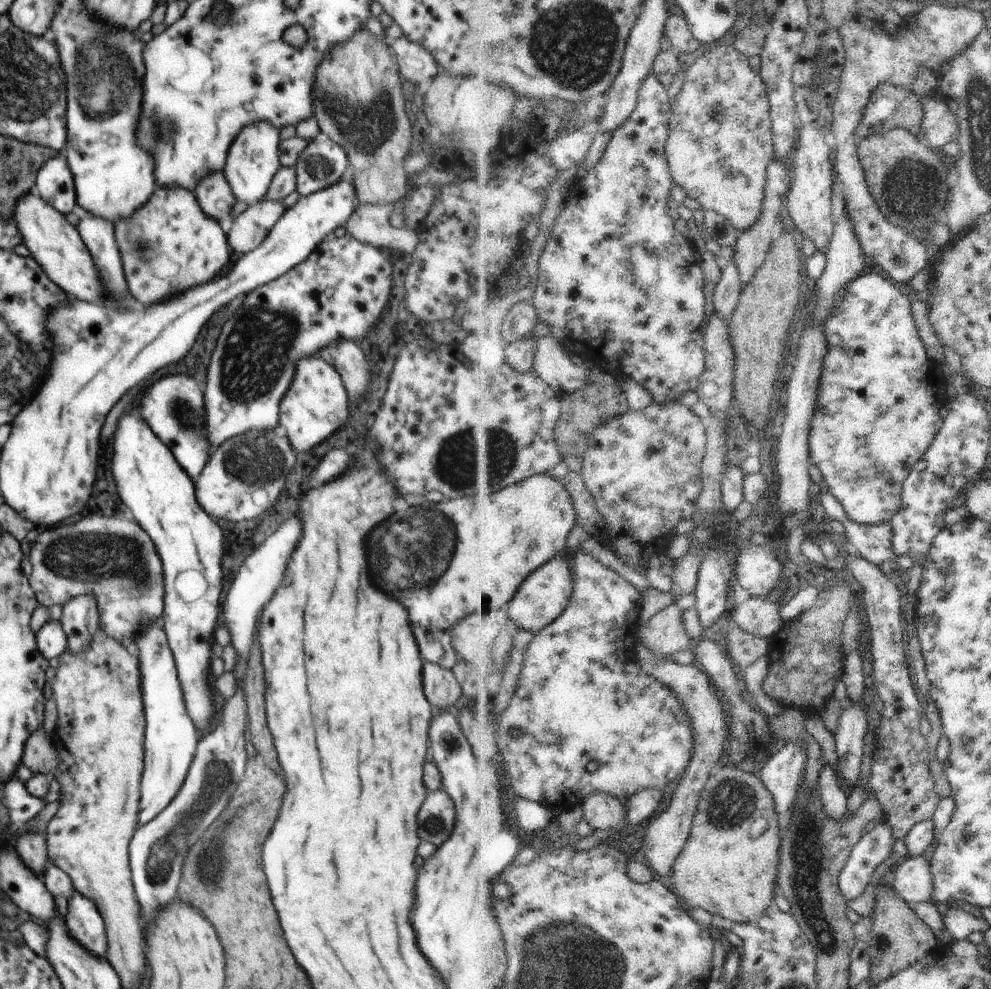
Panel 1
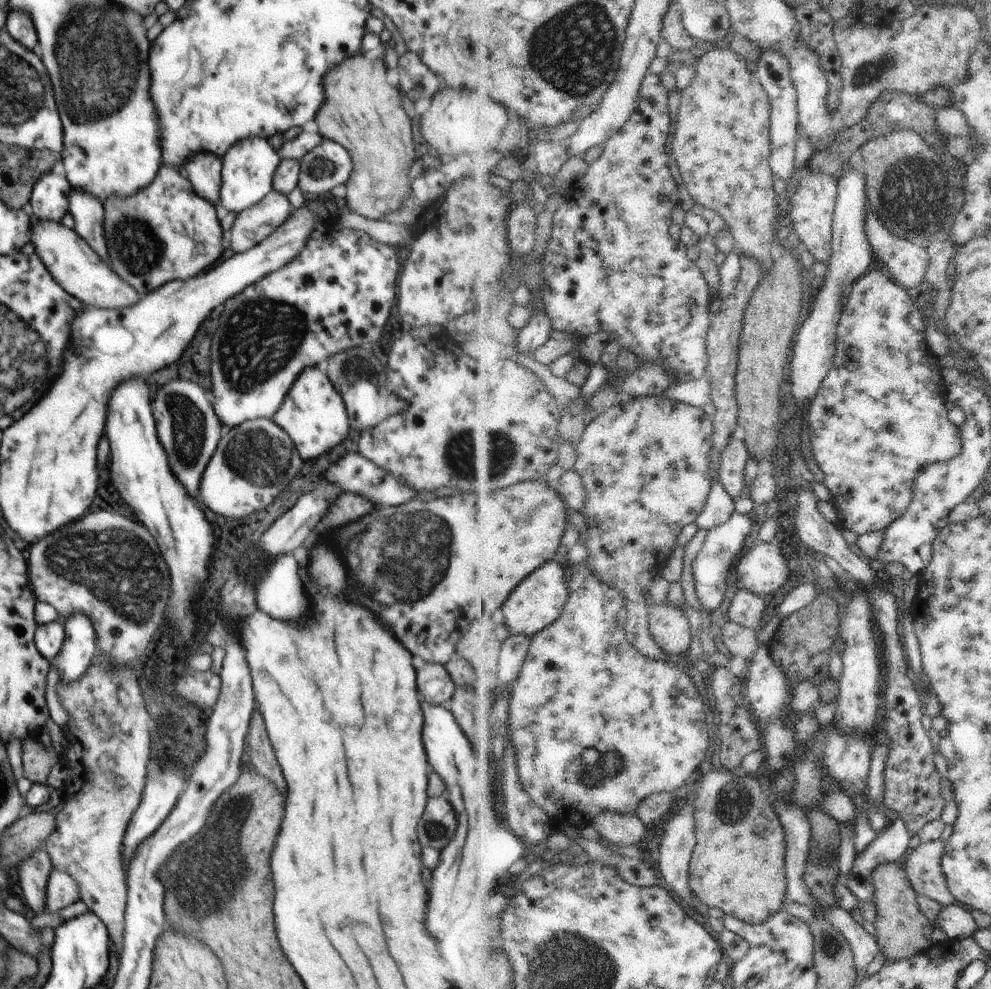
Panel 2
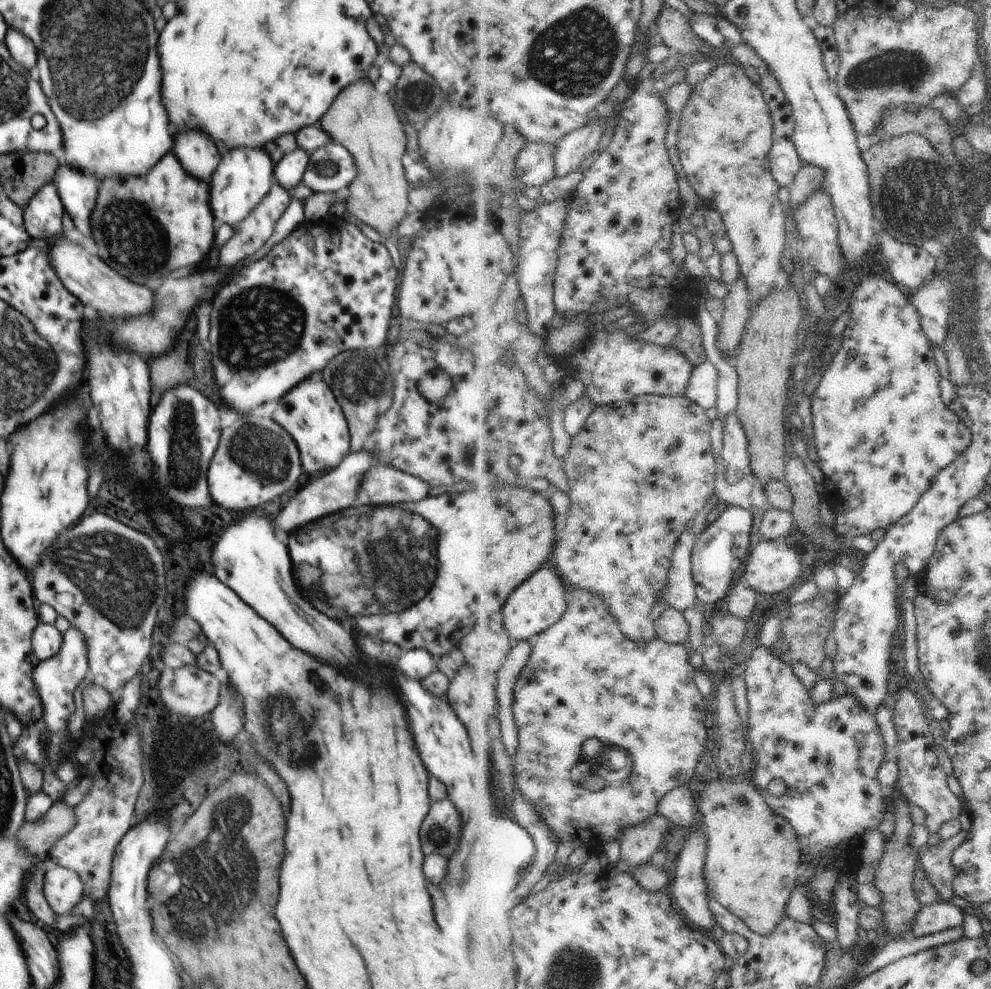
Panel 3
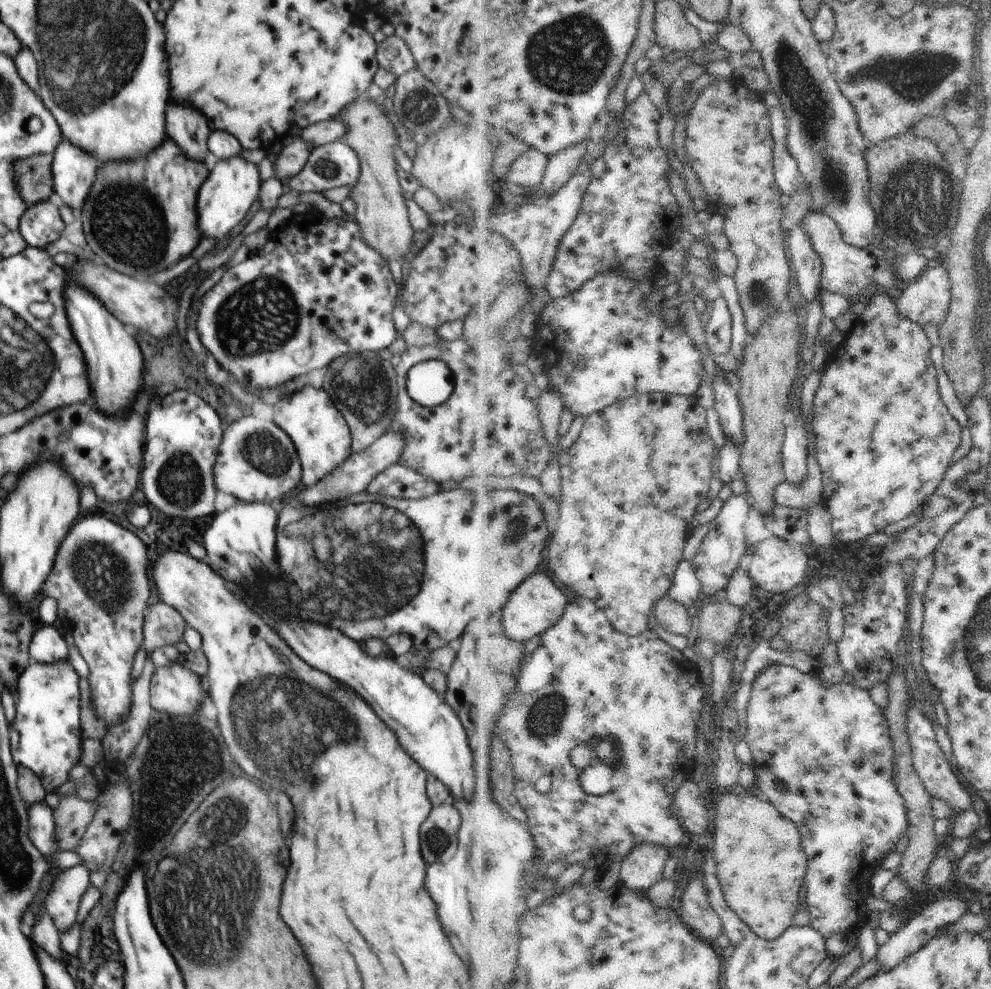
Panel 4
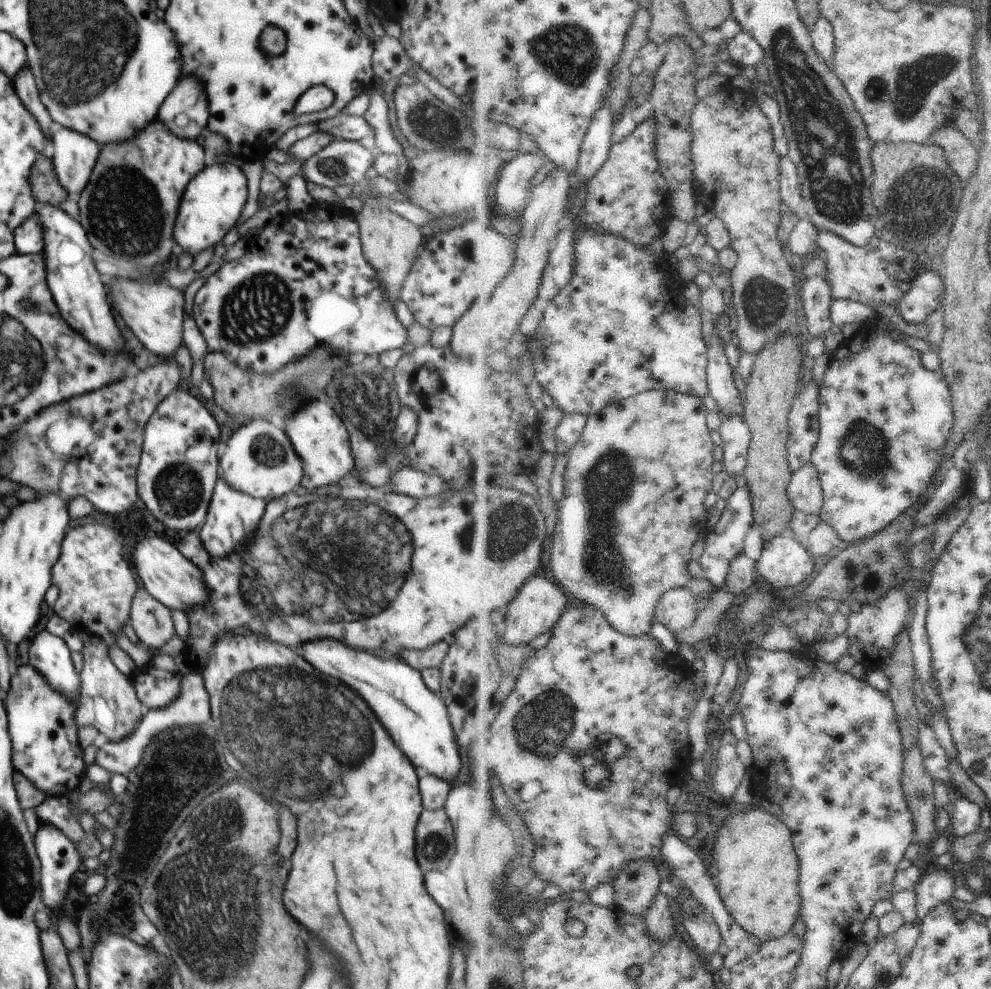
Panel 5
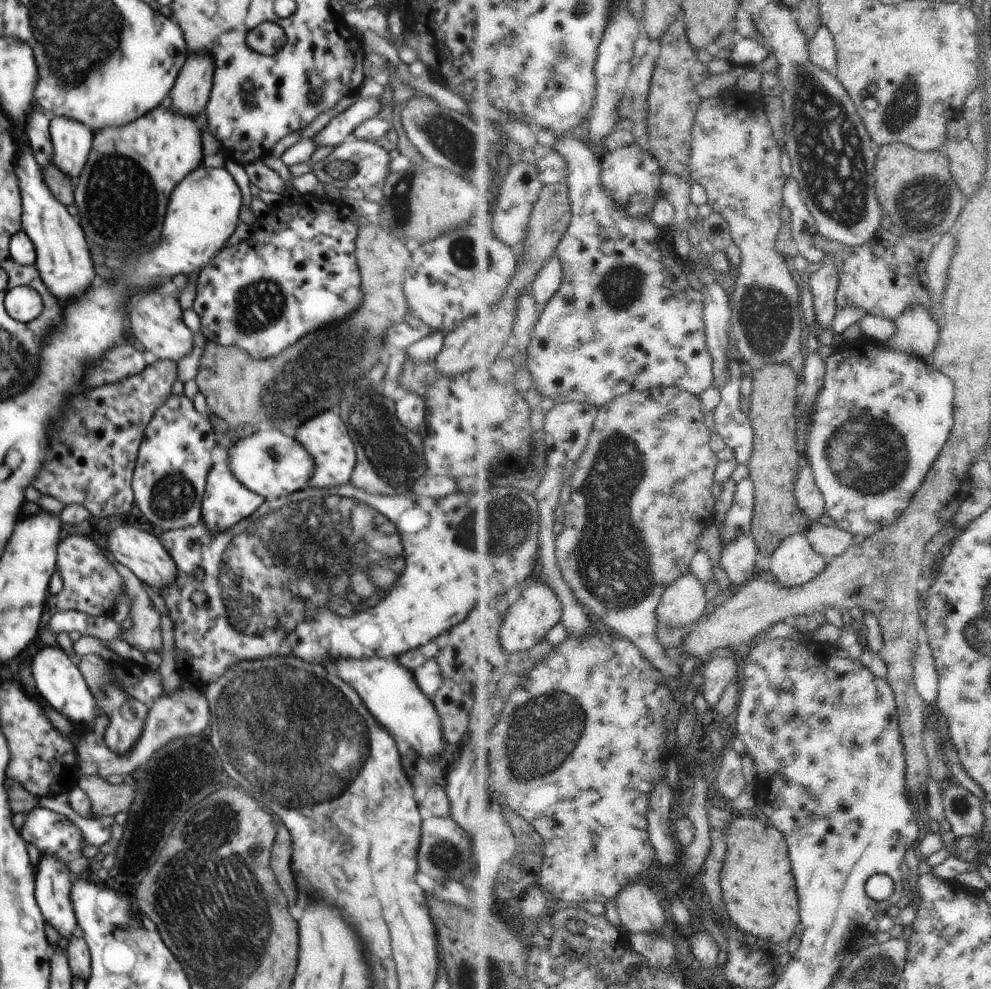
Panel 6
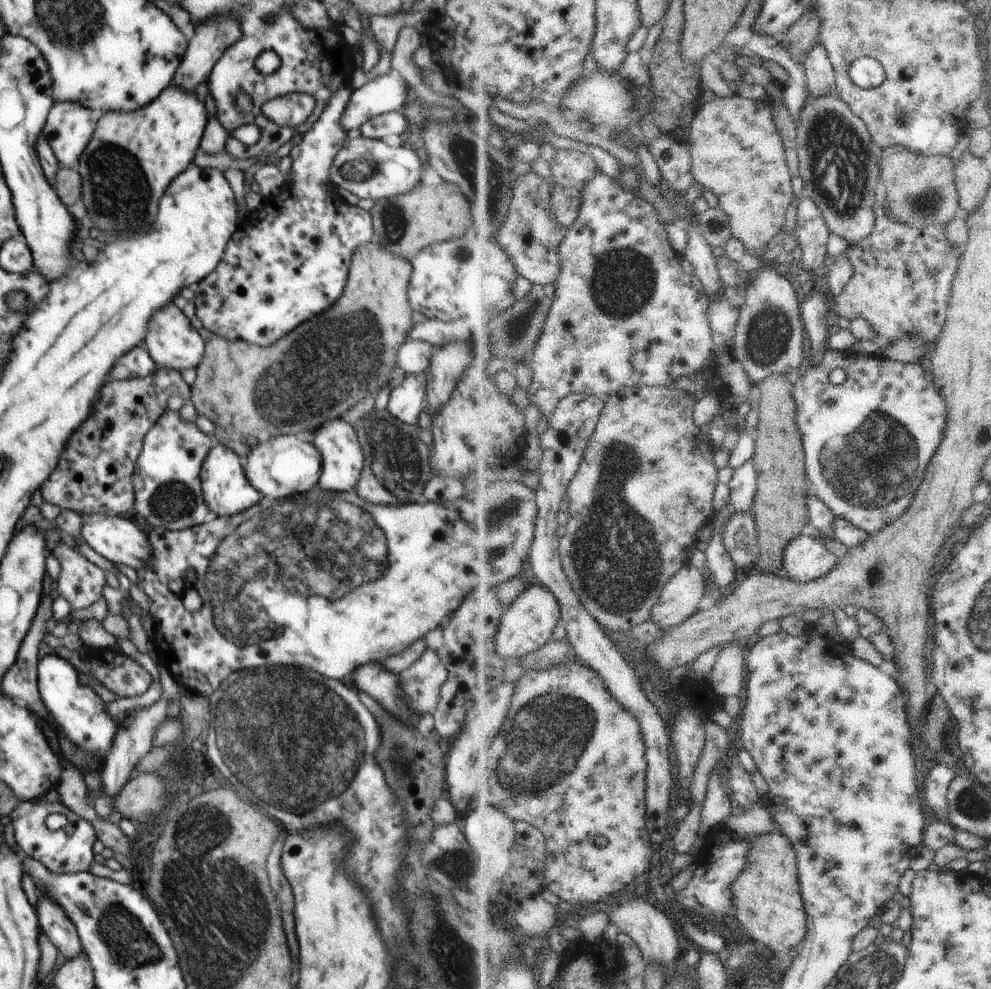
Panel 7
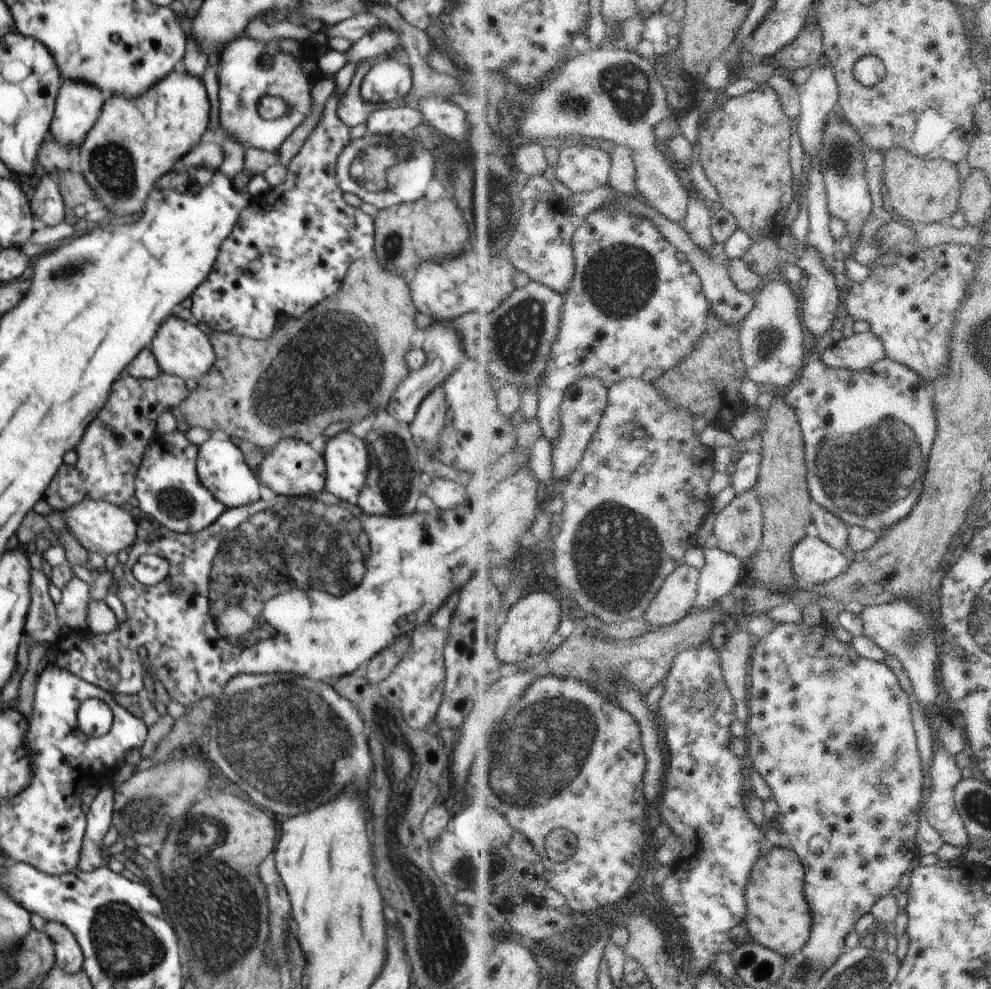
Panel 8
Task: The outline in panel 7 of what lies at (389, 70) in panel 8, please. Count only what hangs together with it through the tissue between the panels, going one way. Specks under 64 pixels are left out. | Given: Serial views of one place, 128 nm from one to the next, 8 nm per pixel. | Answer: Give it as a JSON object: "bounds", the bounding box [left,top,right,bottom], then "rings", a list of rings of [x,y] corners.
{"bounds":[342,74,408,132],"rings":[[[398,74],[377,76],[364,86],[353,89],[342,112],[342,128],[347,132],[386,112],[401,110],[407,102],[408,86]]]}

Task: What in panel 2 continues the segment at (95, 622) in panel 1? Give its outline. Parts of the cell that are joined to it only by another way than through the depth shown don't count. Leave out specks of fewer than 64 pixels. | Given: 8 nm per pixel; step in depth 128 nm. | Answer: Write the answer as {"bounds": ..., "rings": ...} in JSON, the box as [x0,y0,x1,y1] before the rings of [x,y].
{"bounds":[51,612,97,681],"rings":[[[83,612],[66,617],[65,639],[51,664],[58,668],[60,681],[79,679],[97,655],[97,638],[93,622]]]}

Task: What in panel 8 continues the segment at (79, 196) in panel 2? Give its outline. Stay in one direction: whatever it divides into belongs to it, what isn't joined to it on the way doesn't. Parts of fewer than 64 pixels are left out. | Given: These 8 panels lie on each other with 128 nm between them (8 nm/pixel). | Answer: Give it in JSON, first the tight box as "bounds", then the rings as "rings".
{"bounds":[46,78,106,146],"rings":[[[64,78],[55,101],[54,120],[50,124],[46,138],[52,138],[52,140],[56,140],[58,144],[64,144],[64,146],[66,144],[76,144],[76,146],[82,144],[92,126],[98,120],[98,116],[100,116],[102,104],[105,104],[106,100],[106,98],[102,100],[102,96],[106,96],[106,94],[102,93],[102,90],[92,88],[92,84],[82,84],[80,80]]]}

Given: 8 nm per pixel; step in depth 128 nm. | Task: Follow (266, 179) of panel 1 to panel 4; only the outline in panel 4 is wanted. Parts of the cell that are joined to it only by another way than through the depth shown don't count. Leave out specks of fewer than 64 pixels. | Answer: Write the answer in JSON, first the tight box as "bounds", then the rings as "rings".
{"bounds":[197,156,262,239],"rings":[[[242,156],[219,159],[197,192],[197,227],[203,238],[223,239],[234,226],[238,226],[258,200],[262,183],[258,166]]]}

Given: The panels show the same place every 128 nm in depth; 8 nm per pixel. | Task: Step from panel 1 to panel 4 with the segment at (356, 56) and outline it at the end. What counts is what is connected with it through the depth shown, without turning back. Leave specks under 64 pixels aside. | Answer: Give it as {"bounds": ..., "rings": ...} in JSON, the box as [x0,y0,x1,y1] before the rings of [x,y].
{"bounds":[336,96,415,263],"rings":[[[368,96],[348,104],[348,108],[338,112],[336,120],[346,124],[348,130],[343,141],[356,150],[360,160],[359,179],[351,187],[349,196],[356,202],[356,212],[353,216],[361,228],[361,235],[369,247],[380,252],[386,262],[390,258],[396,258],[405,263],[403,256],[411,247],[415,230],[410,225],[408,209],[396,173],[398,165],[395,162],[394,148],[399,147],[399,141],[394,124],[390,122],[382,103],[371,100]]]}

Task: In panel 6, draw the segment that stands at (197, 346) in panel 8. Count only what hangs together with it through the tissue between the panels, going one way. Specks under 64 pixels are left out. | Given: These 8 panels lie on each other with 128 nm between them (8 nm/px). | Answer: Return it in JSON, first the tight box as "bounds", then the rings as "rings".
{"bounds":[130,292,193,360],"rings":[[[148,292],[130,308],[130,326],[134,336],[142,342],[148,350],[148,357],[155,360],[179,360],[186,356],[193,347],[193,332],[184,325],[182,320],[183,309],[176,296]]]}

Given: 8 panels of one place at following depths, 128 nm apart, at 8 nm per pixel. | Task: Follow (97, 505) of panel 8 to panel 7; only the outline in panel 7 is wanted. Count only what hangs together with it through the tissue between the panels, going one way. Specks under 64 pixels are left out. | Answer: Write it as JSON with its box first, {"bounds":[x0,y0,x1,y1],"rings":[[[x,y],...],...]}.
{"bounds":[81,512,152,570],"rings":[[[88,512],[85,515],[85,518],[82,515],[81,538],[104,560],[140,570],[152,558],[152,546],[148,542],[147,534],[134,522],[106,512]]]}

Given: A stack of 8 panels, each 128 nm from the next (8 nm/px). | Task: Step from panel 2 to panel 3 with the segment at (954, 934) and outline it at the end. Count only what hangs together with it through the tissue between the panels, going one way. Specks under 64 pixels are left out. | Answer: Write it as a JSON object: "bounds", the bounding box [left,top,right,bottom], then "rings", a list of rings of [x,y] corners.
{"bounds":[912,900,965,937],"rings":[[[942,900],[930,906],[922,906],[912,937],[936,934],[948,928],[962,926],[964,913],[965,910],[960,907]]]}

